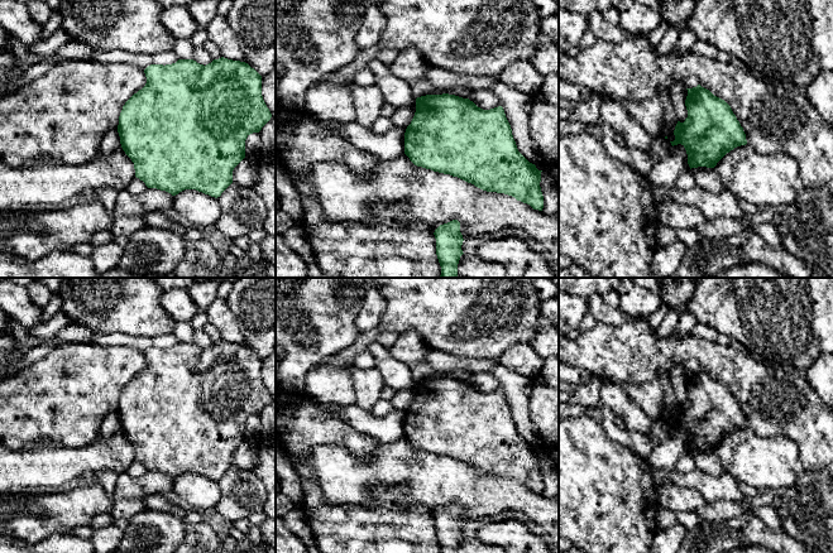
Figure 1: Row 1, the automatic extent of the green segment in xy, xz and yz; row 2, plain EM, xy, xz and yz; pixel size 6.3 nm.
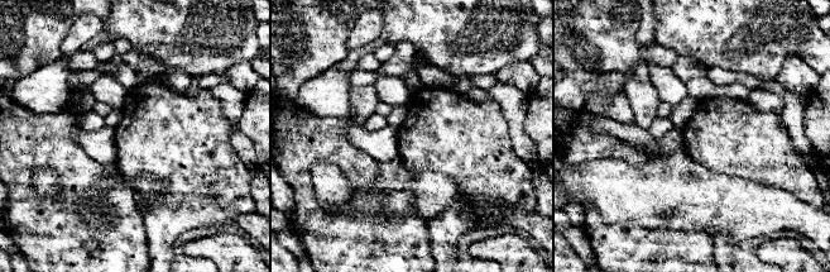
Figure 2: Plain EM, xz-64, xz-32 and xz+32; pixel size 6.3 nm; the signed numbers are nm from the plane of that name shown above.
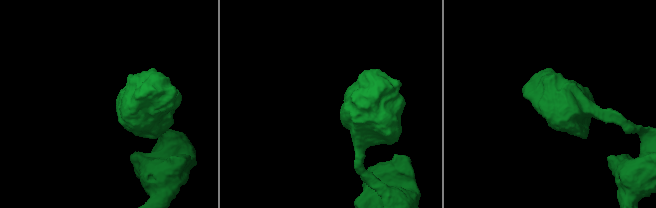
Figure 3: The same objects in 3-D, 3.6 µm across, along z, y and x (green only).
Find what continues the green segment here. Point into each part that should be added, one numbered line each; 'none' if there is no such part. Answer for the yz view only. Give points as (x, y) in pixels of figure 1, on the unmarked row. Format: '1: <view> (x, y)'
none

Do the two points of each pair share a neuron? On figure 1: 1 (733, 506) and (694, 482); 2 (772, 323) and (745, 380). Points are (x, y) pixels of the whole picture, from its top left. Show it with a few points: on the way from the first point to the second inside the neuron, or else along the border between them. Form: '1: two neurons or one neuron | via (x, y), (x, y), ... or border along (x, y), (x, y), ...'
1: two neurons | border along (694, 489), (709, 505), (717, 500), (740, 503)
2: two neurons | border along (746, 350), (757, 359), (785, 366)

